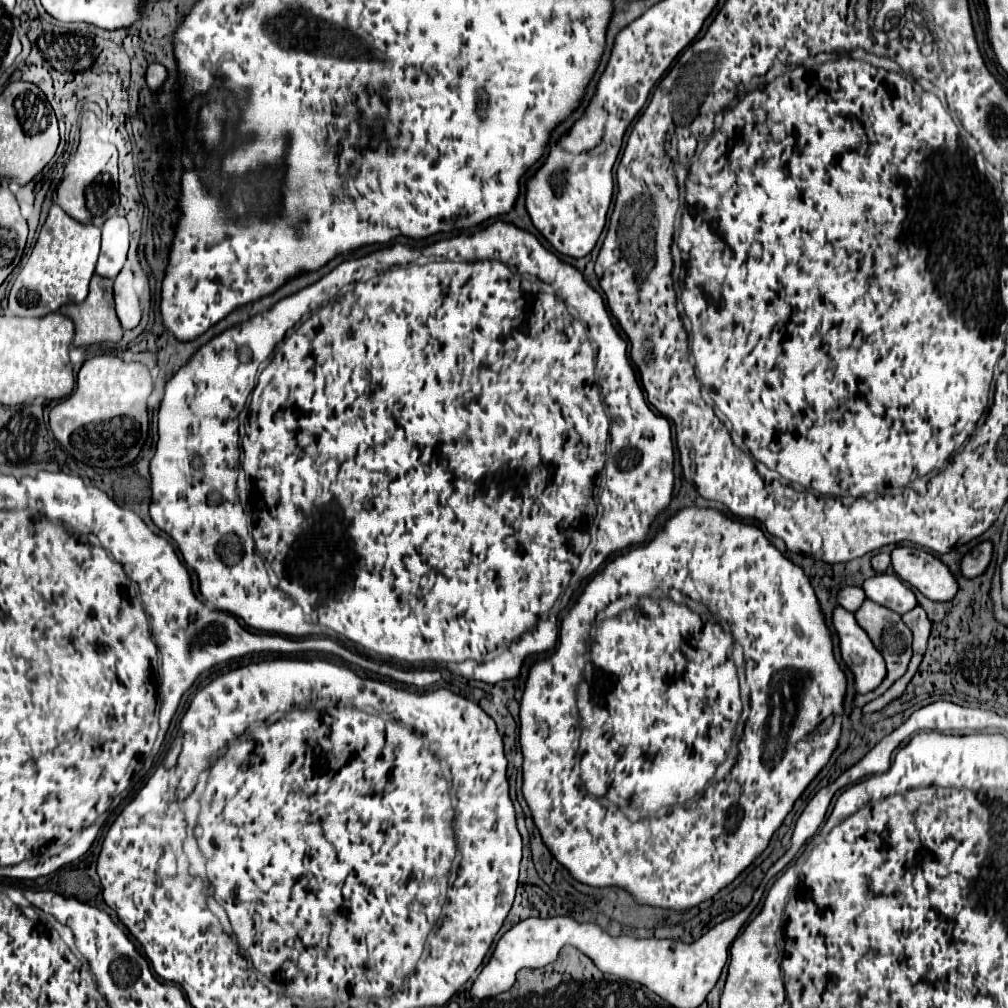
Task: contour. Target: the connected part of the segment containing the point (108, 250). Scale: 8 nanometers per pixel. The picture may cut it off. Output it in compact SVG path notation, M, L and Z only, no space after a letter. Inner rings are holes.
M113 216L103 224L101 230L103 230L103 240L95 274L103 278L115 278L127 260L129 226L123 216Z

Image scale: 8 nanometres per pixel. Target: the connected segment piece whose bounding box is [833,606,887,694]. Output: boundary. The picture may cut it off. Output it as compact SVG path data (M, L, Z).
M835 608L833 626L841 640L841 656L855 676L857 692L867 694L875 690L887 674L883 656L873 646L867 632L857 624L855 616L845 608Z

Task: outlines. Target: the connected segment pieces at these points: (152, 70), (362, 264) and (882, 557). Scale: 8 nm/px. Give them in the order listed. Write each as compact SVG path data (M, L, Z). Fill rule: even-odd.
M149 64L147 66L147 84L151 86L151 90L161 88L165 82L165 76L167 76L167 72L161 64Z
M499 220L499 222L495 222L495 224L491 224L491 226L487 226L487 228L483 228L483 230L477 230L477 232L475 232L475 234L463 234L463 236L455 236L455 238L449 238L449 240L439 240L439 242L435 242L435 244L433 244L433 246L427 246L427 248L423 248L423 250L413 250L413 248L409 248L409 246L405 246L405 244L395 244L395 246L391 246L391 248L383 248L383 250L379 250L379 252L373 252L373 254L369 254L369 256L367 256L367 258L359 258L359 260L349 260L349 262L343 262L343 264L341 264L341 266L337 266L337 268L335 268L335 270L333 270L333 272L329 272L329 274L327 274L327 276L323 276L323 278L321 278L321 280L319 280L319 282L315 282L315 284L311 284L311 286L307 286L307 288L303 288L303 290L301 290L301 292L297 292L297 294L293 294L293 296L287 296L287 298L283 298L283 300L281 300L281 302L277 302L277 304L275 304L275 306L273 306L273 308L271 308L271 310L267 310L267 312L263 312L263 314L257 314L257 316L255 316L255 318L251 318L251 320L249 320L249 322L245 322L245 324L241 324L241 328L229 328L229 330L225 330L225 332L223 332L223 334L219 334L219 336L217 336L217 338L213 338L213 340L211 340L211 342L209 342L209 344L205 344L205 346L203 346L203 348L201 348L201 350L199 350L199 352L197 352L197 354L195 354L195 356L193 356L193 360L191 360L191 362L187 362L187 364L185 364L185 366L183 366L183 368L181 368L181 370L179 370L179 372L177 372L177 374L175 374L175 376L173 376L173 378L171 378L171 380L169 380L169 382L167 382L167 386L165 386L165 396L163 396L163 402L161 402L161 408L159 408L159 414L157 414L157 424L159 424L159 444L157 444L157 450L155 450L155 456L153 456L153 460L151 460L151 492L153 492L153 494L151 494L151 520L153 520L153 522L155 522L155 526L157 526L157 528L159 528L159 530L163 530L163 532L167 532L167 534L169 534L169 536L171 536L171 538L173 538L173 540L175 540L175 544L177 544L177 548L179 548L179 552L181 552L181 556L183 556L183 560L185 560L185 564L187 564L187 566L189 566L189 568L191 568L191 570L193 570L193 572L195 572L195 574L197 574L197 578L199 578L199 590L201 590L201 594L203 594L203 598L205 598L205 600L207 600L207 602L211 602L211 604L213 604L213 606L215 606L215 608L217 608L217 610L223 610L223 612L229 612L229 614L235 614L235 616L237 616L237 618L241 618L241 620L243 620L243 622L245 622L245 624L247 624L247 626L251 626L251 628L255 628L255 630L261 630L261 632L275 632L275 634L285 634L285 636L299 636L299 638L301 638L301 636L309 636L309 634L325 634L325 636L329 636L329 637L332 637L332 638L334 638L334 639L336 639L336 640L338 640L338 641L339 641L339 642L341 642L341 641L342 641L342 640L341 640L341 638L342 638L342 637L345 637L345 638L347 638L347 640L346 640L346 643L348 643L348 642L350 642L350 643L351 643L351 647L352 647L352 649L354 649L354 650L355 650L355 651L357 651L357 652L358 652L358 653L360 653L360 654L362 654L362 655L365 655L365 656L367 656L367 657L369 657L369 658L371 658L371 659L373 659L373 660L376 660L376 661L379 661L379 662L385 662L385 663L388 663L388 664L395 664L395 663L396 663L396 662L397 662L397 667L401 667L401 668L402 668L402 669L413 669L413 668L414 668L414 670L415 670L415 669L421 669L421 666L422 666L422 669L438 669L438 670L440 670L440 669L445 669L445 668L446 668L446 669L447 669L447 670L449 670L449 671L451 671L451 672L452 672L452 673L454 673L454 674L457 674L457 675L460 675L460 676L463 676L463 677L464 677L464 668L466 668L466 674L467 674L467 678L469 678L469 679L474 679L474 680L477 680L477 681L481 681L481 682L484 682L484 683L487 683L487 684L495 684L495 682L501 682L501 680L511 680L511 678L517 678L517 676L519 676L519 670L521 670L521 664L523 664L523 660L525 660L525 658L527 658L527 656L529 656L529 654L539 654L539 652L547 652L547 650L553 650L553 648L555 648L555 642L557 642L557 616L547 616L547 614L545 614L545 612L549 612L549 610L551 610L551 608L553 608L553 604L555 604L555 600L557 600L557 598L559 598L559 594L561 594L561 592L563 592L563 590L565 590L565 586L567 586L567 584L569 584L569 580L571 580L571 574L573 574L573 570L575 570L575 568L577 568L577 566L579 566L579 558L581 558L581 554L583 554L583 552L585 552L585 548L587 548L587 544L589 544L589 534L587 534L587 514L585 514L585 504L587 504L587 498L589 498L589 496L591 496L591 490L593 490L593 488L595 488L595 486L597 486L597 482L599 482L599 479L602 479L602 477L601 477L601 475L602 475L602 472L603 472L603 470L604 470L604 468L605 468L605 478L607 478L607 484L605 484L605 490L603 490L603 494L601 494L601 498L599 498L599 502L601 502L601 506L603 506L603 516L601 516L601 520L599 520L599 526L597 526L597 544L595 544L595 550L593 550L593 554L591 554L591 574L593 574L593 570L597 570L597 568L599 568L599 566L601 566L601 564L603 564L603 562L605 562L605 560L607 560L607 558L609 558L609 556L611 556L611 554L613 554L613 552L619 552L619 550L623 550L623 548L627 548L627 546L631 546L631 544L639 544L639 542L643 542L643 540L645 540L645 536L647 536L647 532L649 532L649 528L651 528L651 522L653 522L653 520L655 520L655 516L657 516L657 514L659 514L659 512L661 512L661 510L663 510L663 508L665 508L665 506L667 506L667 504L669 504L669 502L671 502L671 492L673 492L673 442L671 442L671 424L669 424L669 422L667 422L667 418L665 418L665 416L659 416L659 414L657 414L657 412L653 412L653 410L651 410L651 408L649 408L649 406L647 406L647 402L645 402L645 396L643 396L643 390L641 390L641 386L639 386L639 382L637 382L637 378L635 378L635 372L633 372L633 368L631 368L631 366L629 366L629 360L627 360L627 344L625 344L625 340L623 340L623 338L621 338L621 336L619 336L619 332L617 332L617 328L615 328L615 326L613 326L613 322L611 322L611 316L609 316L609 312L607 312L607 308L605 308L605 302L603 302L603 298L601 298L601 296L599 296L599 292L595 292L595 290L593 290L593 288L591 288L591 286L589 286L589 284L587 284L587 282L585 282L585 278L583 278L583 274L581 274L581 272L579 272L579 270L577 270L577 268L573 268L573 266L571 266L571 264L567 264L567 262L563 262L563 260L559 260L559 258L557 258L557 256L555 256L555 254L551 254L551 252L549 252L549 250L547 250L547 248L545 248L545 246L543 246L543 244L541 244L541 242L539 242L539 240L537 240L537 238L535 238L535 236L533 236L533 234L531 234L531 232L525 232L525 230L521 230L521 228L515 228L515 226L513 226L513 224L507 224L507 222L501 222L501 220ZM421 255L425 255L425 256L435 256L435 257L438 257L438 258L440 258L440 259L443 259L443 260L442 260L442 261L441 261L441 262L431 262L431 264L427 264L427 266L417 266L417 264L412 264L412 263L414 263L414 262L416 262L416 260L417 260L417 258L419 258L419 257L420 257L420 256L421 256ZM274 350L275 350L275 354L273 354L273 360L271 360L271 362L269 362L269 366L267 366L267 368L265 368L265 370L263 370L263 372L261 372L261 376L259 376L259 378L257 378L257 368L259 368L259 364L261 364L261 362L263 362L263 360L265 360L265 358L267 358L267 354L271 354L271 352L274 352ZM251 390L253 390L253 400L251 400L251 406L249 406L249 426L245 426L245 428L247 428L247 434L245 434L245 438L243 438L243 452L245 452L245 460L243 460L243 464L245 464L245 470L247 470L247 472L249 472L249 480L251 480L251 483L250 483L250 482L249 482L249 481L248 481L248 479L247 479L247 477L246 477L246 475L245 475L245 472L244 472L244 470L243 470L243 468L242 468L242 467L240 467L240 469L239 469L239 456L241 456L241 447L240 447L240 444L239 444L239 443L240 443L240 435L239 435L239 420L237 420L237 416L239 416L239 414L240 414L240 413L241 413L241 412L242 412L242 411L243 411L243 410L244 410L244 408L245 408L245 407L246 407L246 402L247 402L247 397L248 397L248 396L249 396L249 394L251 394ZM606 444L611 444L611 450L609 450L609 452L607 452L607 458L606 458L606 453L605 453L605 450L606 450L606 449L605 449L605 447L606 447ZM195 454L197 454L197 456L199 456L199 458L201 458L201 466L199 466L199 468L193 468L193 456L195 456ZM211 494L219 494L219 498L221 498L221 502L219 502L219 504L209 504L209 502L207 502L207 500L209 500L209 496L211 496ZM248 498L249 498L249 524L251 524L251 534L249 534L249 530L247 530L247 518L245 518L245 512L243 512L243 508L241 508L241 504L239 504L239 501L240 501L240 502L241 502L241 503L245 503L245 502L247 502L247 501L248 501ZM325 532L327 532L327 558L321 558L321 554L323 554L323 544L325 544ZM267 566L271 566L271 568L273 568L273 572L275 572L275 574L277 574L277 576L279 576L279 580L281 580L281 582L279 582L279 588L281 588L281 590L283 590L283 592L285 592L285 594L287 594L287 596L279 596L279 588L273 588L273 586L271 586L271 584L269 584L269 576L267 576ZM503 644L509 644L509 648L507 648L507 650L503 650L503 652L502 652L502 649L501 649L501 646L503 646Z
M879 552L879 554L873 556L873 560L871 560L871 566L873 566L875 572L885 572L885 570L889 568L889 564L891 564L889 552Z

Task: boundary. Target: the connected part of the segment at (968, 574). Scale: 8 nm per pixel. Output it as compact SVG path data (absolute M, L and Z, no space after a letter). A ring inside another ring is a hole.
M987 540L987 542L981 542L977 544L961 562L961 572L965 578L975 578L975 576L981 576L989 562L991 562L991 556L993 556L993 542Z

